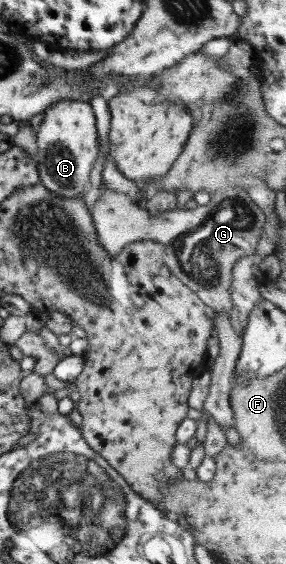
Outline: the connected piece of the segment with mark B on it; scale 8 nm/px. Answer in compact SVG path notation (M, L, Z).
M58 101L58 103L46 107L36 132L35 160L38 162L38 165L36 165L37 175L39 176L38 183L42 184L47 190L67 198L78 196L84 189L84 184L89 182L89 172L96 161L98 148L97 129L97 120L89 102Z

